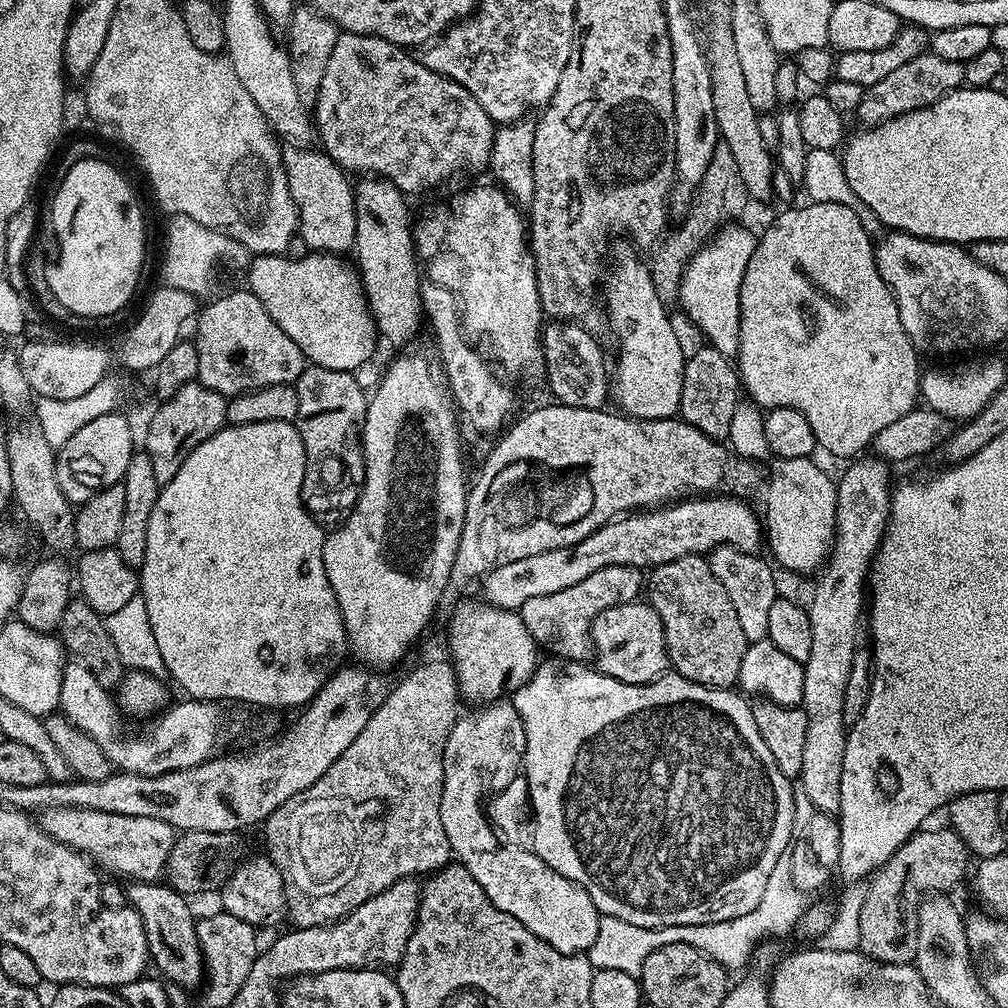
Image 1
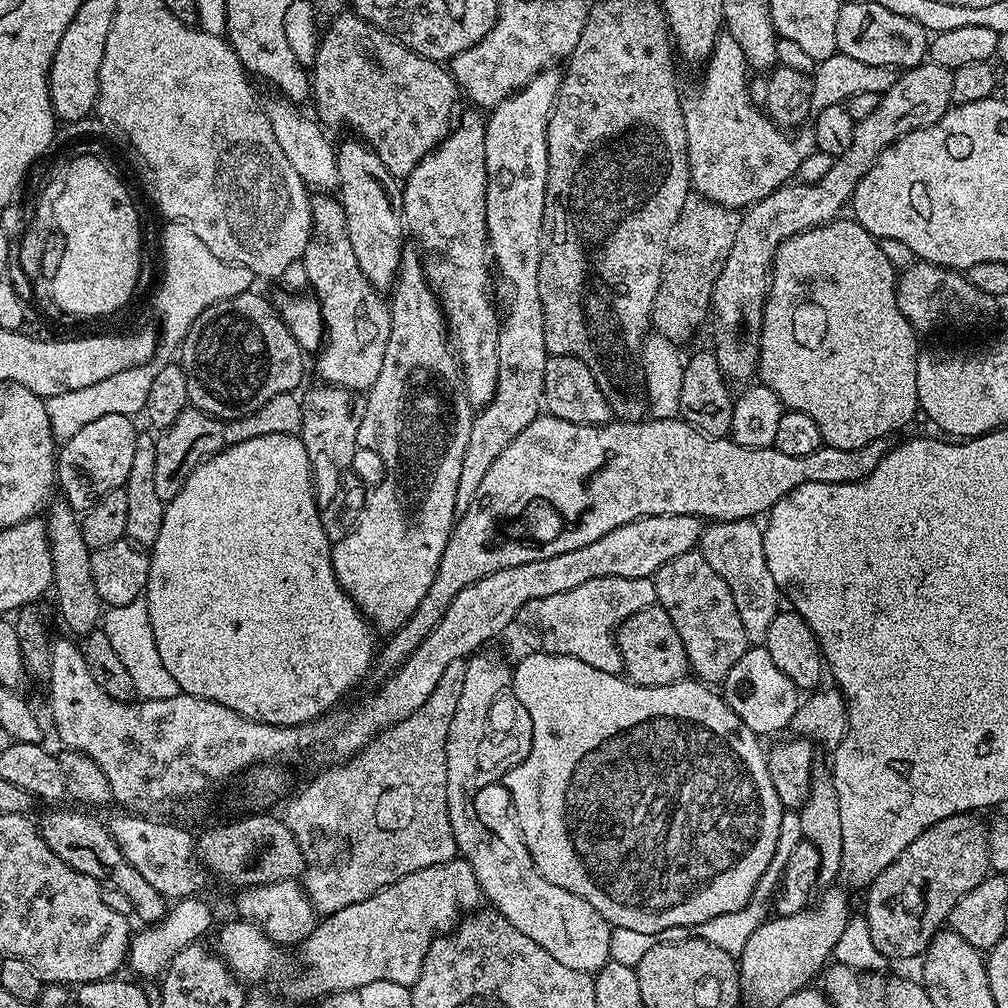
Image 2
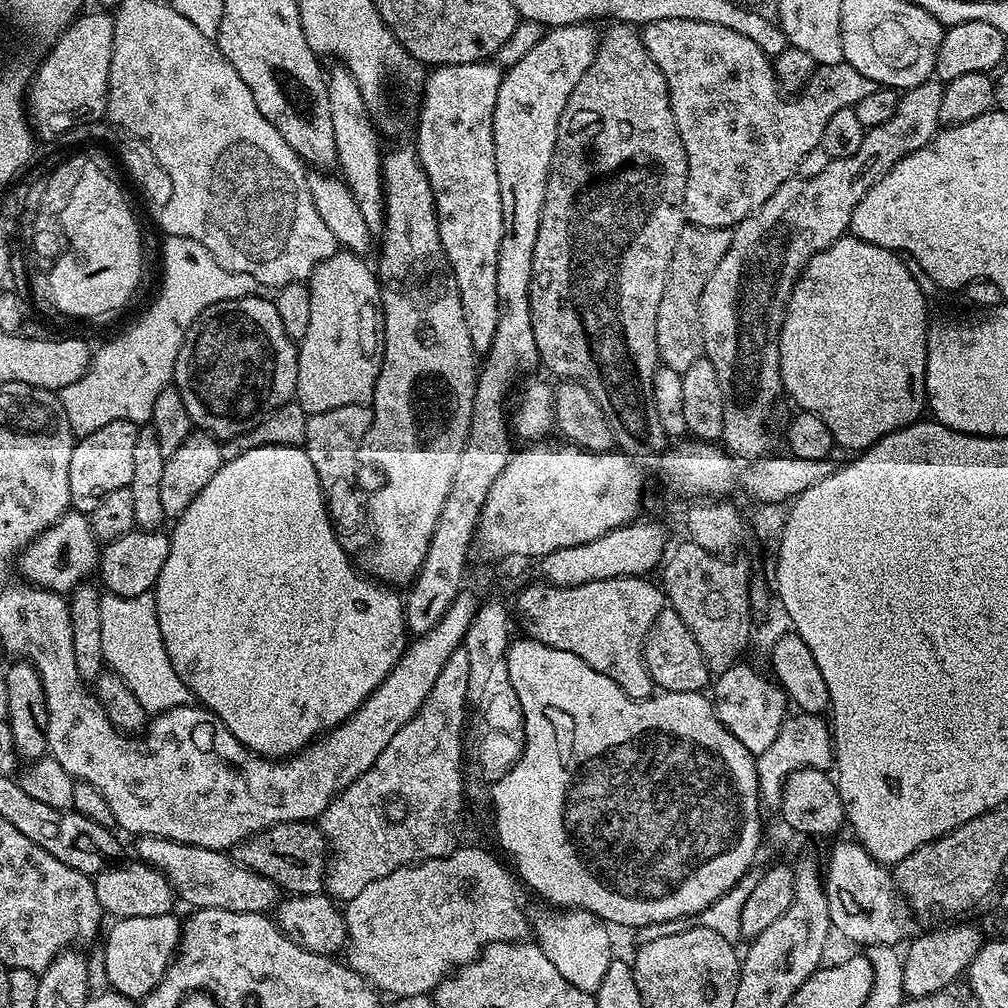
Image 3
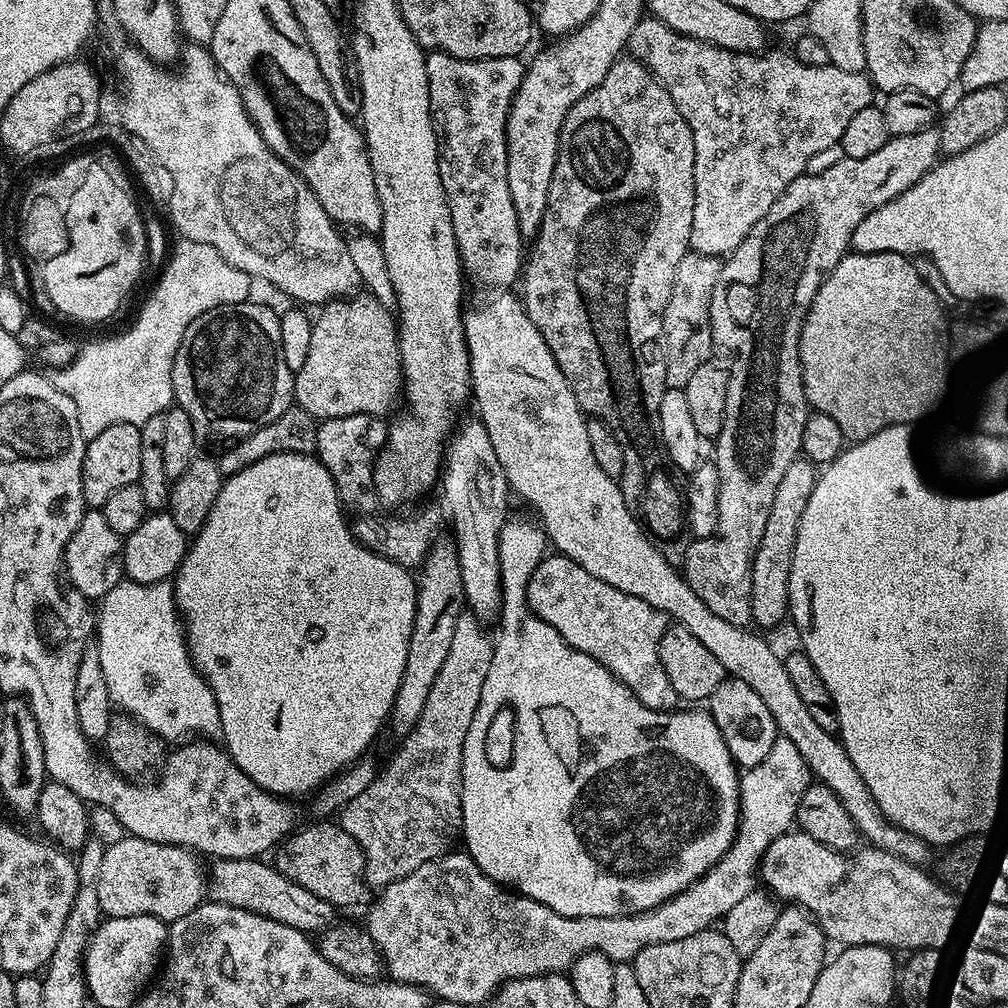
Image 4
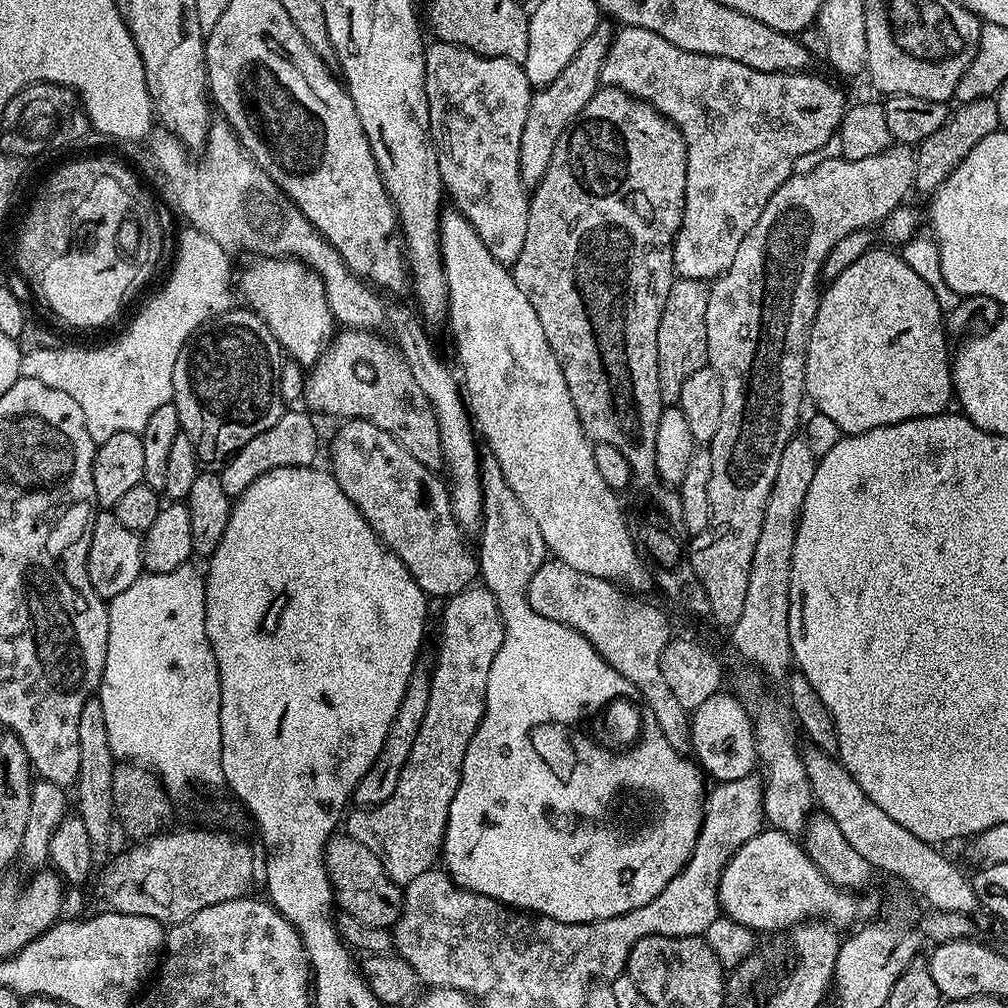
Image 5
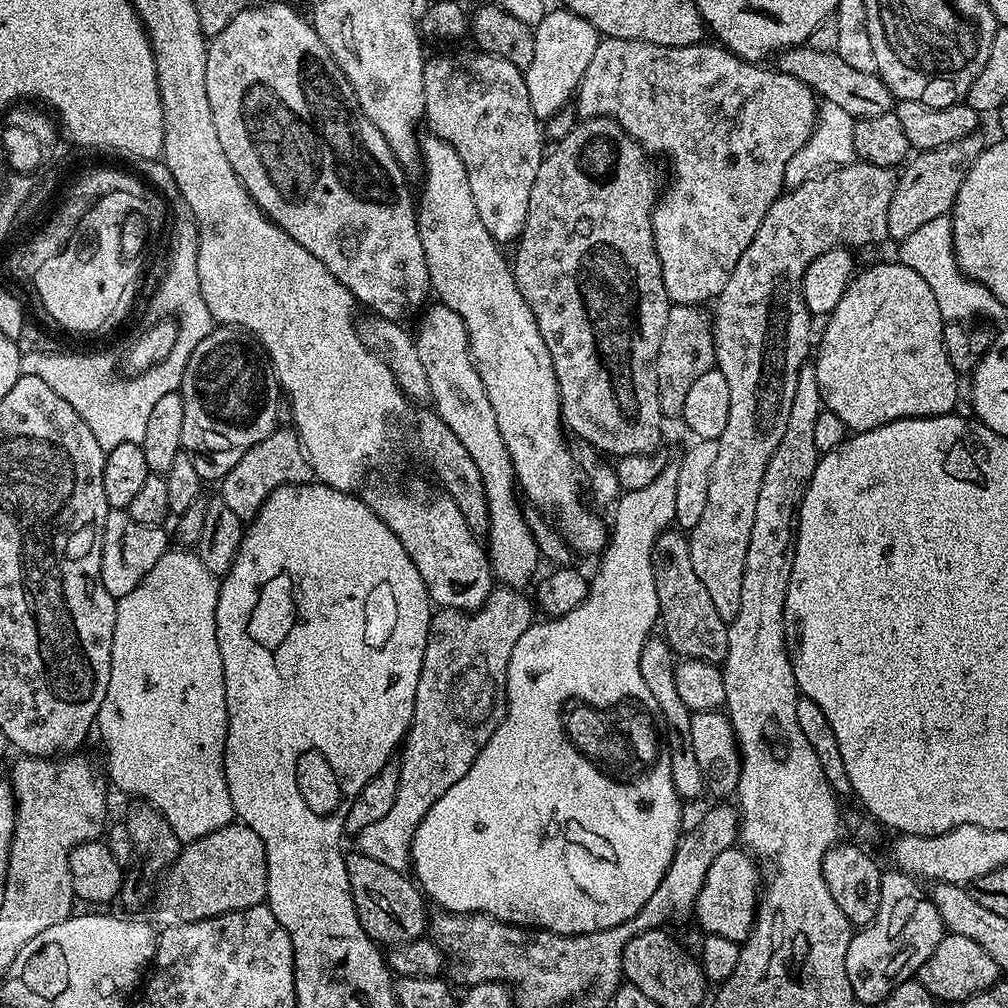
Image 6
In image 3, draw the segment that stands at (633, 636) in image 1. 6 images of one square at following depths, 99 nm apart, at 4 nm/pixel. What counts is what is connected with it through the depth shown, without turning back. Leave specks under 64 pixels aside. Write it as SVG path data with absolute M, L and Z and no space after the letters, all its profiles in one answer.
M670 606L660 611L646 634L644 665L653 685L665 692L704 692L710 684L710 669L698 642L694 642L694 634L690 634L686 622Z

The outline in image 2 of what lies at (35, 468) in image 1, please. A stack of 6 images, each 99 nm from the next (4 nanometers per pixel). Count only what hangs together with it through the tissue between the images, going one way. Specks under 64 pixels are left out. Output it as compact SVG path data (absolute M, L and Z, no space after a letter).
M67 502L59 503L53 503L46 512L54 593L56 592L56 602L60 606L60 616L64 619L65 626L73 632L73 637L83 638L97 631L102 620L102 605L98 598L98 589L94 586L94 574L90 574L92 549L86 546L82 538L78 513Z

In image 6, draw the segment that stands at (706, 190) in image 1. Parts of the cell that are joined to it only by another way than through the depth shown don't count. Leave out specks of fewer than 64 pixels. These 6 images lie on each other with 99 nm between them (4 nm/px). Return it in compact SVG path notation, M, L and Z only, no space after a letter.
M672 304L668 309L662 345L655 362L660 413L667 419L683 415L687 391L694 386L695 379L715 367L715 339L712 337L709 313L707 316L704 310L692 304Z

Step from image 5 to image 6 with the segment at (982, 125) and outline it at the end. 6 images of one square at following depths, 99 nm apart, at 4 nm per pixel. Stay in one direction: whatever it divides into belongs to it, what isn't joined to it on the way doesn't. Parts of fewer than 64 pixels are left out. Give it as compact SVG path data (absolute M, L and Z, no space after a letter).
M977 130L966 138L958 138L956 142L946 142L946 146L916 152L899 169L894 198L890 198L890 211L886 213L889 241L899 242L910 238L910 234L914 234L914 230L920 229L926 222L951 213L958 190L962 190L962 182L966 182L966 174L970 174L970 166L978 162L985 150L986 139L982 133Z

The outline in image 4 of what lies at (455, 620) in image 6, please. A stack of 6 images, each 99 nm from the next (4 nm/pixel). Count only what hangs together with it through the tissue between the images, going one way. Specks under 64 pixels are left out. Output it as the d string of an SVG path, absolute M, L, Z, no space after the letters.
M461 614L454 626L450 654L446 654L446 662L442 670L438 670L434 686L430 686L430 698L426 698L426 708L422 710L414 730L399 741L400 749L389 758L385 768L383 765L379 769L372 784L339 813L338 823L344 827L346 834L356 839L358 846L362 846L364 879L371 887L373 884L373 889L379 890L398 878L406 878L406 874L418 870L418 866L445 855L453 847L452 835L461 831L462 746L466 742L466 730L470 730L474 710L478 710L478 702L482 698L482 682L486 678L486 670L490 670L494 643L493 637L484 633L484 628L485 625L475 616Z

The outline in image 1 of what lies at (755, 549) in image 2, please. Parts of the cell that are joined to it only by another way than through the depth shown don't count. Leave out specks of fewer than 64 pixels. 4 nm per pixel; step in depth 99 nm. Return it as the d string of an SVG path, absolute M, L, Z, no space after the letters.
M721 544L720 547L712 549L707 553L706 559L710 570L714 570L714 578L722 582L722 590L726 590L726 595L738 614L742 634L746 634L749 642L768 639L770 606L774 606L778 599L776 576L772 573L773 565L767 559L764 561L760 554L743 552L729 544Z

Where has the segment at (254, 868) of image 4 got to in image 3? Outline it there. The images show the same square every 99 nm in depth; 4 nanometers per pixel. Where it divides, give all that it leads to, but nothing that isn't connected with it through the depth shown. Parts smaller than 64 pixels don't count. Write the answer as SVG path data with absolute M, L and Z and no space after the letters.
M137 836L136 852L141 861L147 864L149 868L155 870L159 875L168 881L171 891L176 892L185 900L192 904L193 909L197 908L217 908L218 910L234 910L235 912L262 912L271 913L275 909L278 901L281 899L281 889L270 878L258 874L249 868L243 868L235 858L227 851L215 852L202 846L190 846L189 844L179 844L166 838L157 836Z

